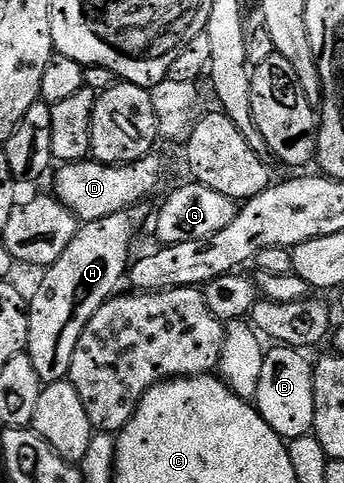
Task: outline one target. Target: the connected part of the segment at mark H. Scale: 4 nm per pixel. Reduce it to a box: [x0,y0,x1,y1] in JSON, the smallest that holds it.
[27,202,151,385]

